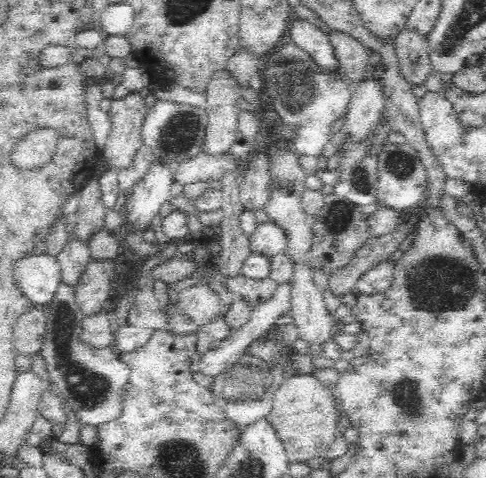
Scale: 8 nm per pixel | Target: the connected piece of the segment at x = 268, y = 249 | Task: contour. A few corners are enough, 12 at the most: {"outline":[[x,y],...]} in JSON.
{"outline":[[270,221],[249,238],[251,252],[268,260],[286,246],[284,231]]}

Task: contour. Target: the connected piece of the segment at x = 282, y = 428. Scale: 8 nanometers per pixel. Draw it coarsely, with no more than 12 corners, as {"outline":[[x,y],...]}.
{"outline":[[310,374],[285,377],[266,418],[288,462],[327,458],[340,415]]}

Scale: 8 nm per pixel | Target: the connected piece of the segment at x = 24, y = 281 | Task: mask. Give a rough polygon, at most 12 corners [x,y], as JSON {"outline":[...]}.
{"outline":[[57,257],[18,262],[17,283],[35,306],[49,305],[61,285]]}

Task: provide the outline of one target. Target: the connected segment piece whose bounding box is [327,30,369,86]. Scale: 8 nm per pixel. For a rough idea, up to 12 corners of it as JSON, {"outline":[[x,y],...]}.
{"outline":[[336,30],[327,37],[343,75],[355,86],[367,78],[368,51]]}

